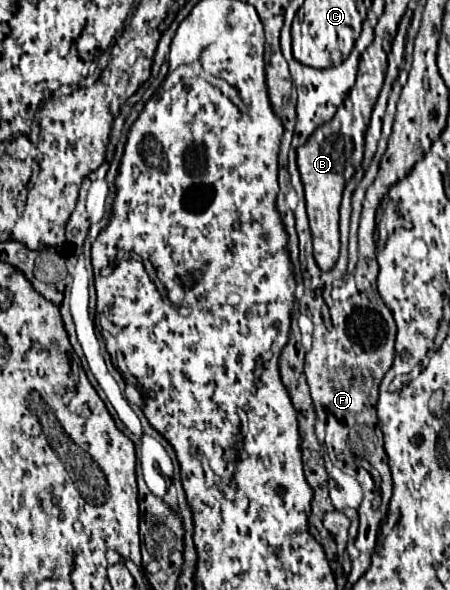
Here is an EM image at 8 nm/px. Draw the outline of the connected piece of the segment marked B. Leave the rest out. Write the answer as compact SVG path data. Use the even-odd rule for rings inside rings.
M372 43L361 55L355 88L351 89L344 105L338 108L335 118L319 126L319 130L315 130L315 134L311 134L311 138L297 150L297 166L305 186L306 212L311 224L312 242L315 248L313 256L321 270L331 270L339 258L341 194L363 160L365 130L369 126L371 110L375 106L379 90L382 89L386 69L387 53L383 48ZM341 136L343 136L343 144L341 144Z

